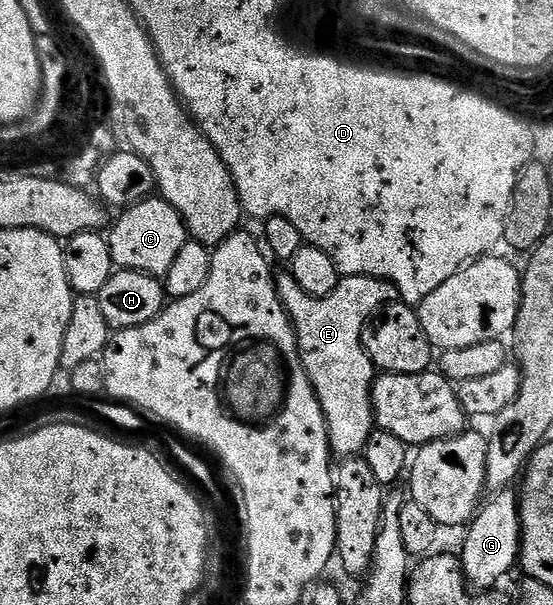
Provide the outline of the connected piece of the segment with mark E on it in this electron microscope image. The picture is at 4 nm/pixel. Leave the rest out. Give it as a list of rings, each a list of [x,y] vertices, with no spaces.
[[[290,273],[280,274],[277,286],[279,300],[299,336],[303,368],[325,413],[332,452],[339,457],[362,456],[372,431],[377,427],[375,406],[371,400],[377,368],[367,352],[365,332],[376,312],[392,302],[395,286],[386,279],[349,275],[340,278],[337,289],[323,299],[310,295]]]

